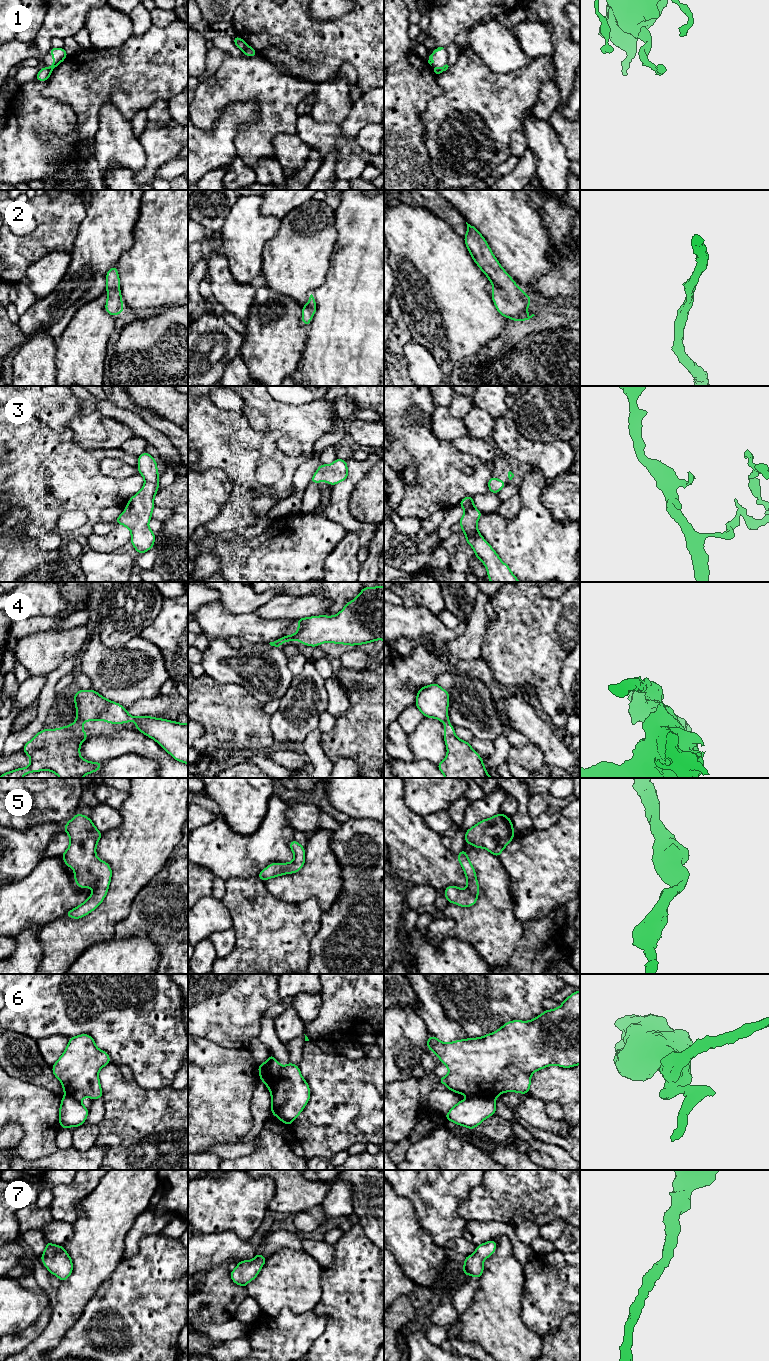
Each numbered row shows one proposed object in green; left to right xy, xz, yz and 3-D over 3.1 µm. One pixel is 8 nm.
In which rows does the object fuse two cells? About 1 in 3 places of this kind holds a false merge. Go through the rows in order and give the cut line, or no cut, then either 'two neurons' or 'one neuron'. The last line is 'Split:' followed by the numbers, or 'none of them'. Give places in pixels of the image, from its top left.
1: xz (246, 44), (242, 50) | two neurons
2: no cut | one neuron
3: no cut | one neuron
4: xy (77, 719), (84, 721) | two neurons
5: no cut | one neuron
6: yz (469, 1097), (485, 1097), (494, 1101) | two neurons
7: no cut | one neuron
Split: 1, 4, 6

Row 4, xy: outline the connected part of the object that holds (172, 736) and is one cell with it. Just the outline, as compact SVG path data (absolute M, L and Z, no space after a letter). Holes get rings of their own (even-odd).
M80 689L74 694L78 721L103 720L121 724L135 721L135 727L154 739L175 760L188 764L188 722L182 724L150 716L131 716L119 703L110 701L96 691Z

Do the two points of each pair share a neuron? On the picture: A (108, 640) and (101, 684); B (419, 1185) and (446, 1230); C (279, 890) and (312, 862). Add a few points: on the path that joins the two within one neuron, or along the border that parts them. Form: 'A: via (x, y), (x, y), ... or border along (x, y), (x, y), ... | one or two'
A: border along (99, 625), (100, 641), (107, 647), (129, 639) | two
B: via (430, 1196), (436, 1202), (441, 1219) | one
C: via (288, 888), (307, 871) | one

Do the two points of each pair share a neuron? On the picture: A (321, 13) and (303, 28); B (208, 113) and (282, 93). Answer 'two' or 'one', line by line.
A: two
B: one

